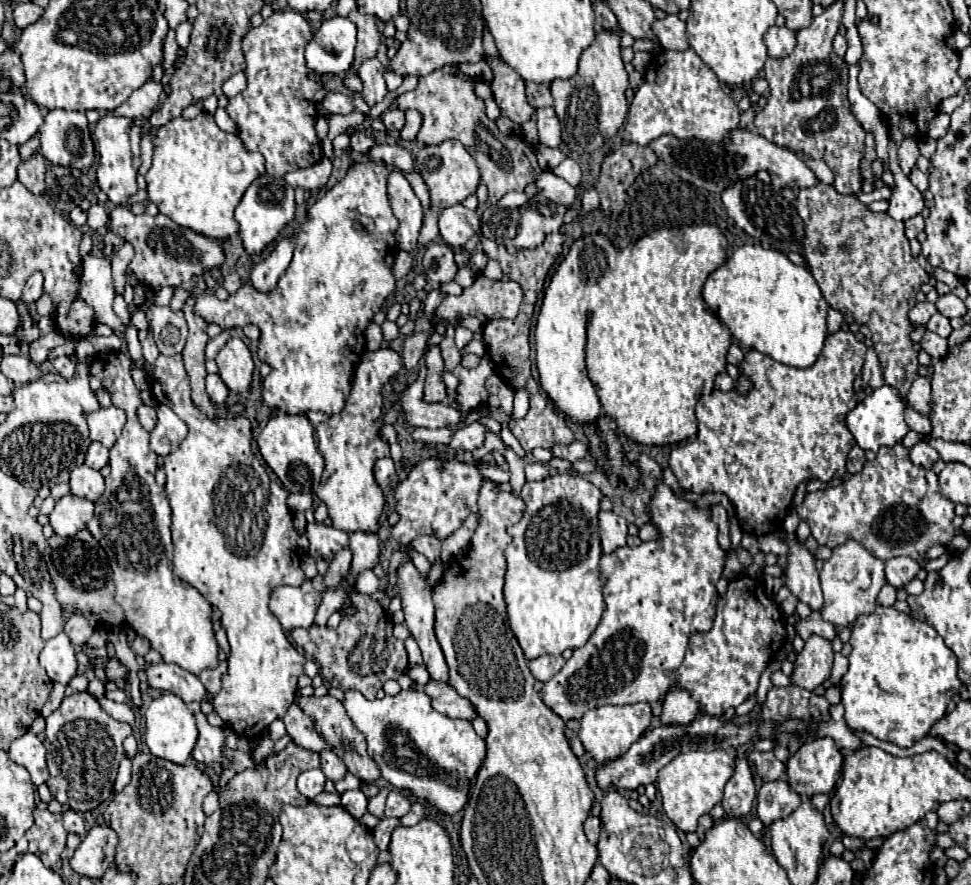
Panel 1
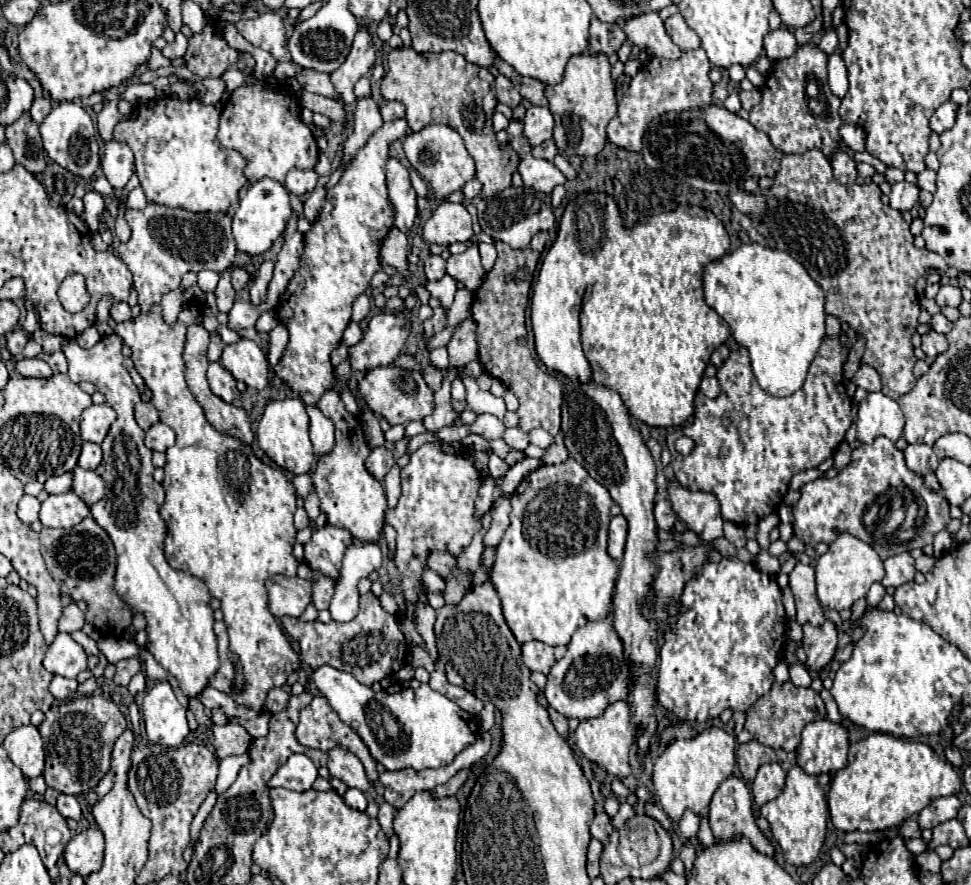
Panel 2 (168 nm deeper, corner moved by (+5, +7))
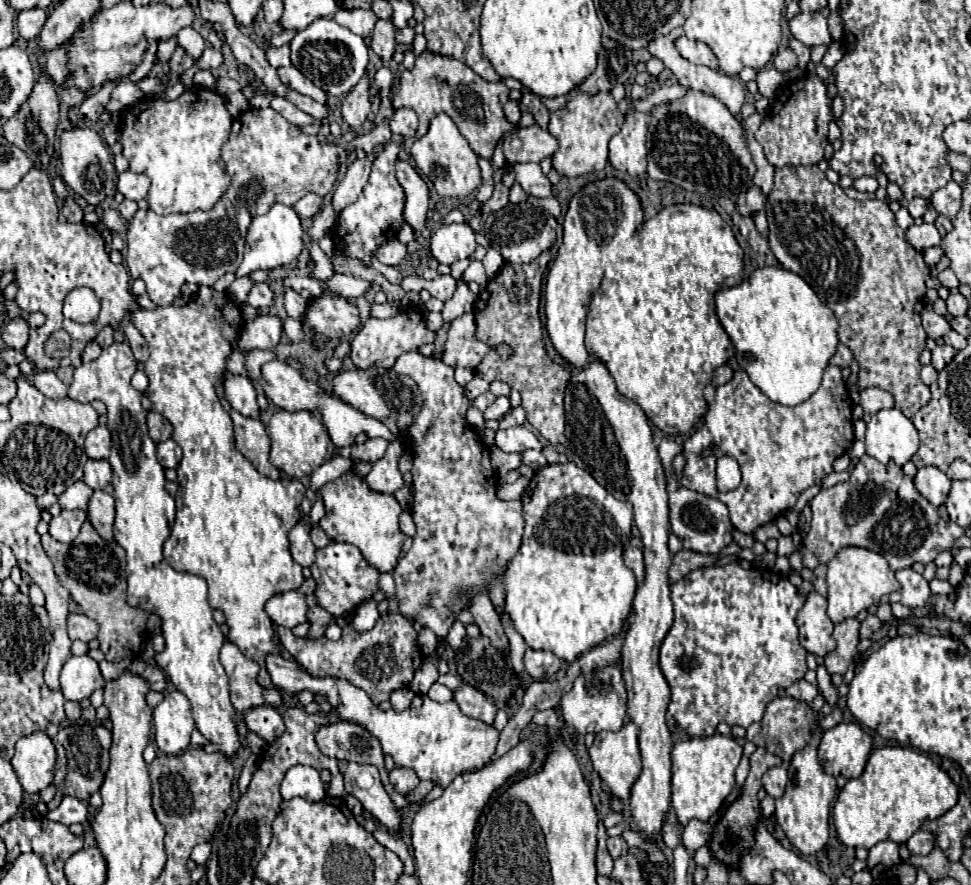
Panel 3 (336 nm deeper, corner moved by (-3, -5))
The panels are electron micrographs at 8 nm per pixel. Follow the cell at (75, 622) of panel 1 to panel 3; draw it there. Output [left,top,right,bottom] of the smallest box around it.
[68,614,98,642]

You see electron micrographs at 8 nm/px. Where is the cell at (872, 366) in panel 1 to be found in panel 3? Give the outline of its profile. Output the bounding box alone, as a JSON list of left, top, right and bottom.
[860,388,894,414]

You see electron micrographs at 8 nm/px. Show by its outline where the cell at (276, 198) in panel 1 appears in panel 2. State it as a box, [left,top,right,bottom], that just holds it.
[232,178,292,256]

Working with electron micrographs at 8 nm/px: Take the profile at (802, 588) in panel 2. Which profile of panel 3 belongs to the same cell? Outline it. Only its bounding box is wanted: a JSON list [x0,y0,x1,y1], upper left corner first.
[796,592,836,656]

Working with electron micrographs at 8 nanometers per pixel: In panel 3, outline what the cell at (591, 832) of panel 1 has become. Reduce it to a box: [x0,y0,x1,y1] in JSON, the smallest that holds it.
[608,836,628,858]

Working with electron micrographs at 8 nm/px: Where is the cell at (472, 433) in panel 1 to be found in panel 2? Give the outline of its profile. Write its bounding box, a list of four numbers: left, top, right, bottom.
[470,414,506,440]

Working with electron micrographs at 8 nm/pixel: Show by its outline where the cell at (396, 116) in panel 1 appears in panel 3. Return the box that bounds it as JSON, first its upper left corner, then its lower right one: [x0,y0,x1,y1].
[390,108,418,136]

